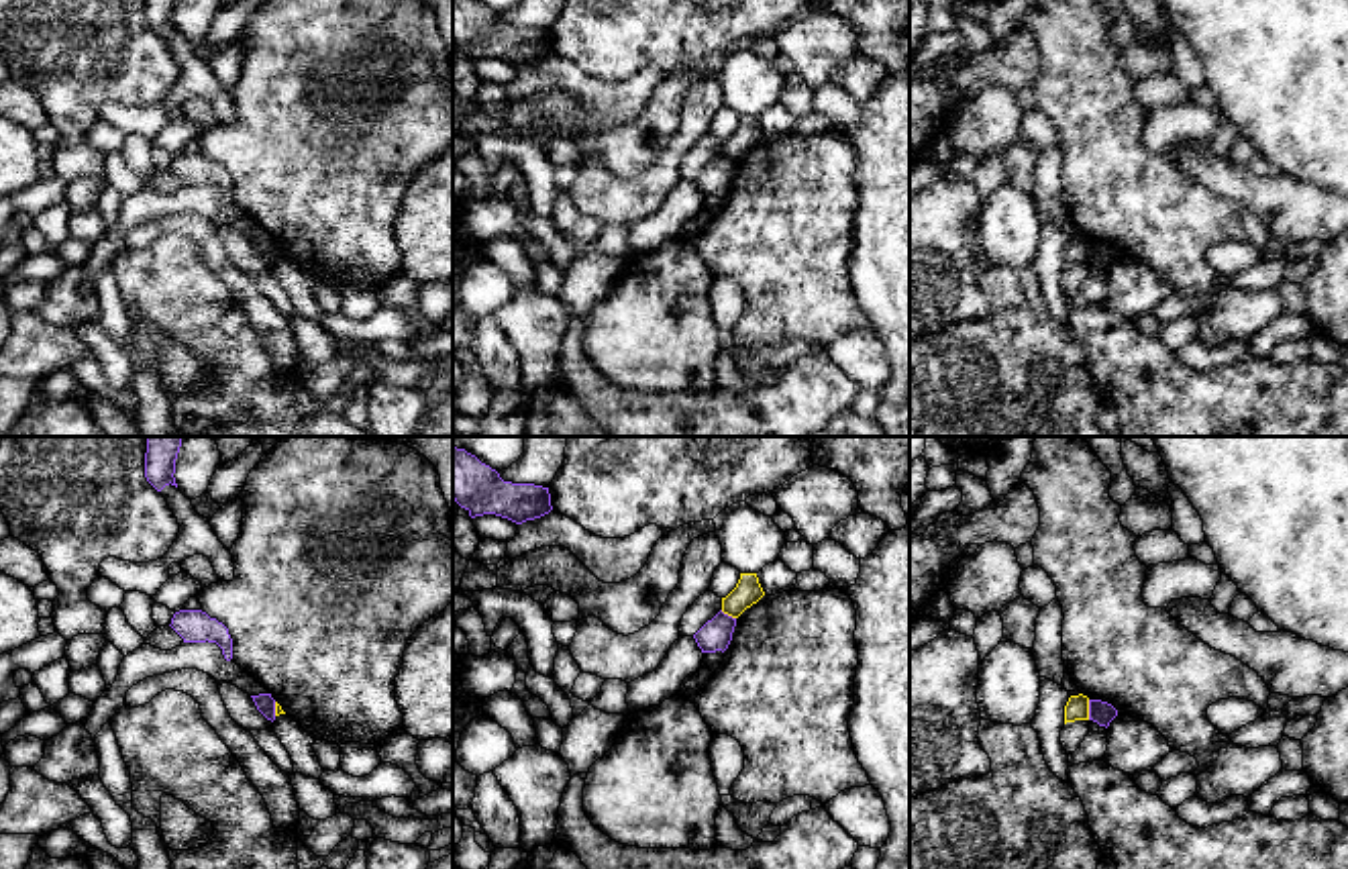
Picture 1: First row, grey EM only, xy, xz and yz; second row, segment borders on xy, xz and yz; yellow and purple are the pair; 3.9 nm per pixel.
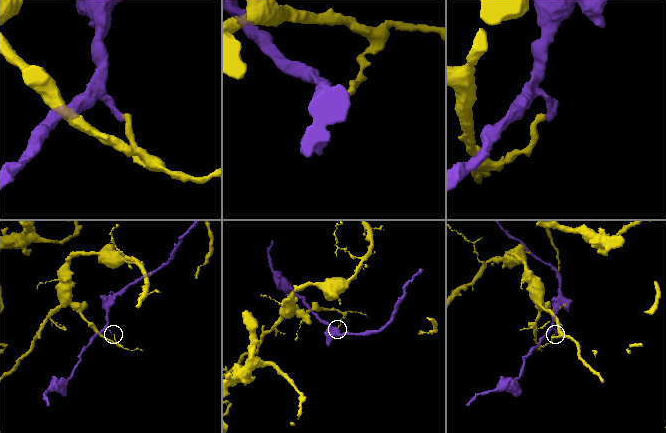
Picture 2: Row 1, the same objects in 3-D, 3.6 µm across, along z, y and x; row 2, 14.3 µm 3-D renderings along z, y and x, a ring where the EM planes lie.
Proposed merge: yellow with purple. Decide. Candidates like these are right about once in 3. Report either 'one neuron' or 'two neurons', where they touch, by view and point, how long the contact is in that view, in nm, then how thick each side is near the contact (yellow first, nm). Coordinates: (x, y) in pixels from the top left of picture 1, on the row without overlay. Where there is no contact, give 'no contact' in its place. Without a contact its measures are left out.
two neurons | yz (1087, 253) | 80 nm | 100/90 nm

